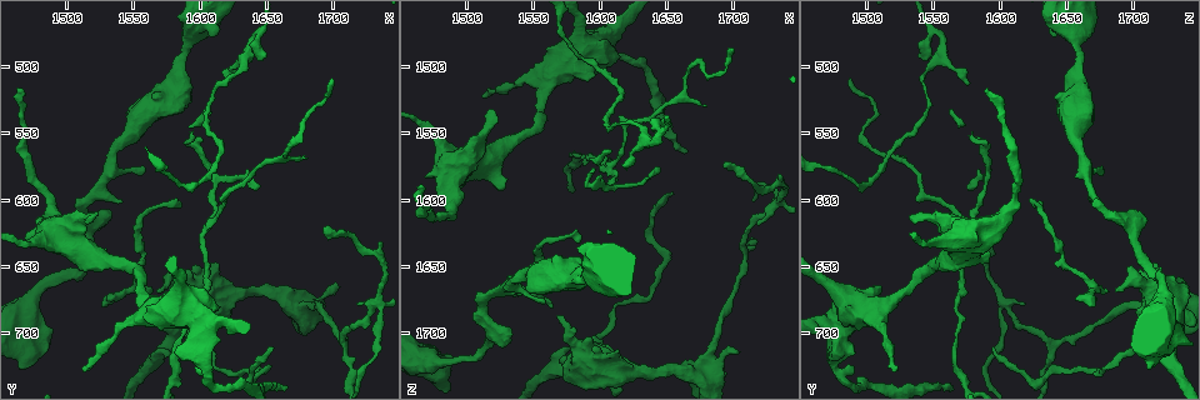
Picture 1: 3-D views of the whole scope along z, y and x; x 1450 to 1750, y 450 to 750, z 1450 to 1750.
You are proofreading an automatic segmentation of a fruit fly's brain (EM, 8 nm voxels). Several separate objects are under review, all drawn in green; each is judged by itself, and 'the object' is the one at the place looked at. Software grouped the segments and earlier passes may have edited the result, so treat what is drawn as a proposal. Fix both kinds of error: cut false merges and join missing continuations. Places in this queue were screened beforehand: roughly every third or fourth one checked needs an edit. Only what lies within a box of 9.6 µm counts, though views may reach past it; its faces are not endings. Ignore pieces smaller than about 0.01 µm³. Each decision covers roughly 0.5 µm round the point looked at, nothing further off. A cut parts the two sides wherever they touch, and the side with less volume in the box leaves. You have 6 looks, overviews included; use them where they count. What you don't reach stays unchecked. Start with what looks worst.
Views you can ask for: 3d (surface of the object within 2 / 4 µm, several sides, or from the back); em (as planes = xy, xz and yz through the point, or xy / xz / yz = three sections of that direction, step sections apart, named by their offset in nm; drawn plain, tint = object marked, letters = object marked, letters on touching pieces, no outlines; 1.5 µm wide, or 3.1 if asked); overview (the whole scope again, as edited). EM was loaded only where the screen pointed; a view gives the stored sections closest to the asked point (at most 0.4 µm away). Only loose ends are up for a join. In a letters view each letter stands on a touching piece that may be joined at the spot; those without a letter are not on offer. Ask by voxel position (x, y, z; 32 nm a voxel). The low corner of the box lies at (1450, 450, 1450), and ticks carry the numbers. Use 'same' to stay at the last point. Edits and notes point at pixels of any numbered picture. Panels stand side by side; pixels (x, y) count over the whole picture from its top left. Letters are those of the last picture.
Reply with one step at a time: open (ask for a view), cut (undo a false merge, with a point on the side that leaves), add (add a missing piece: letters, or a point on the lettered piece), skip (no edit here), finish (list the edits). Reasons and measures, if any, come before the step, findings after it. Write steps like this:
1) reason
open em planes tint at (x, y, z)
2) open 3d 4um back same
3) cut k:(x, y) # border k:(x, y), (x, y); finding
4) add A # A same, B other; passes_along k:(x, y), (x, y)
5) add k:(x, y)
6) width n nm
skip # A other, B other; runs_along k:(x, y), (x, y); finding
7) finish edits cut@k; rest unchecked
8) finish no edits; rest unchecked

an open end
open em yz step 8 letters at (1650, 492, 1540)

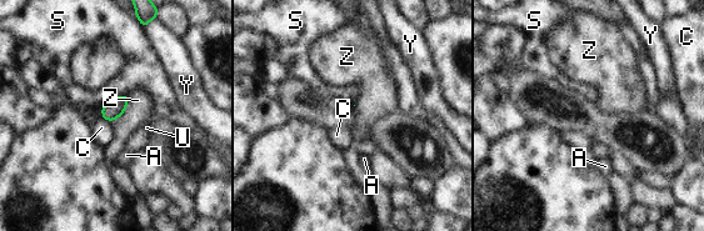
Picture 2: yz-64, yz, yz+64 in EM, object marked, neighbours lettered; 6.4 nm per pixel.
another direction
open em planes letters same

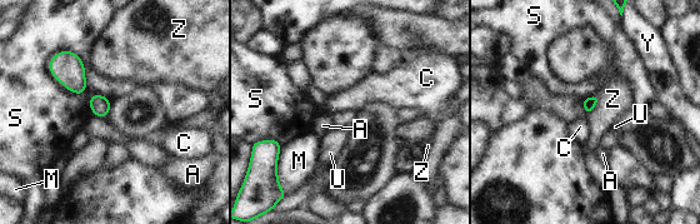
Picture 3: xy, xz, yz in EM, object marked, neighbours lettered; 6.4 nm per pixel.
skip # A other, C other, M other, S other, U other, Y other, Z other; border 3:(599, 95), (598, 103), (588, 115); no lettered piece goes on from it

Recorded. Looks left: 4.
free end
open 3d 4um at (1530, 638, 1590)

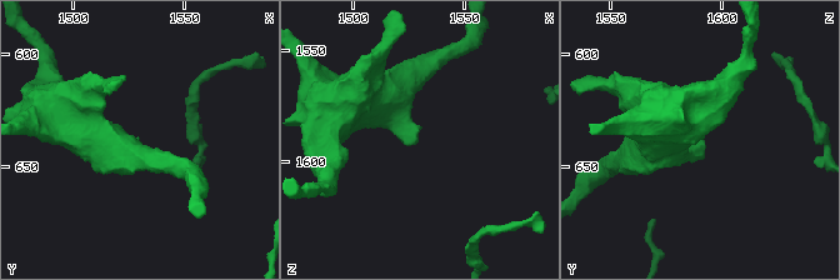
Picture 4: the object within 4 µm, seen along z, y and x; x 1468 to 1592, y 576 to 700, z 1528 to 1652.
shape alone is not enough
open em yz step 8 letters at (1529, 636, 1588)

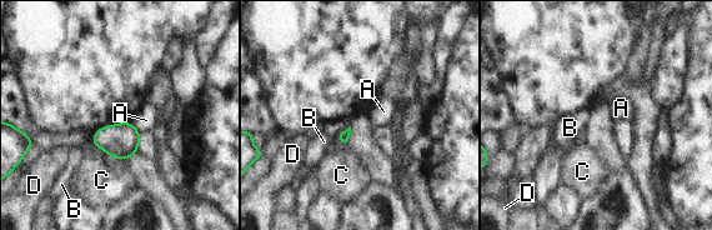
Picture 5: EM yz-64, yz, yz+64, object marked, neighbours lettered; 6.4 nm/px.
cut it another way
open em planes letters same

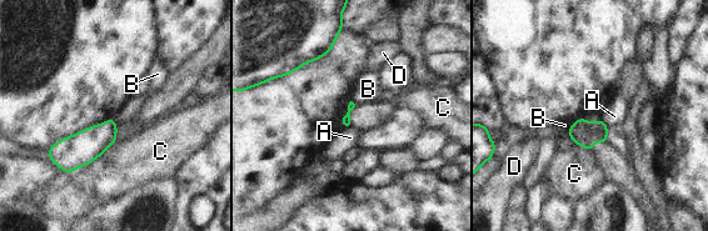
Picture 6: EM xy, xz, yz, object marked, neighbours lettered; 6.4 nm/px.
longest_contact C 260 nm
skip # A other, B other, C other, D other; none of them fits

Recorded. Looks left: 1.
tapers out
open em planes letters at (1592, 552, 1580)

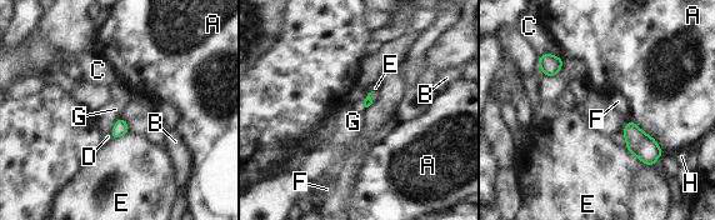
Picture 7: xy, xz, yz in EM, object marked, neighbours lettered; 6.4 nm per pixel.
skip # A other, B other, C other, D other, E other, F other, G other, H other; border 7:(121, 116), (110, 133); none of them fits

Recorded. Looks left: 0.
finish no edits; rest unchecked

